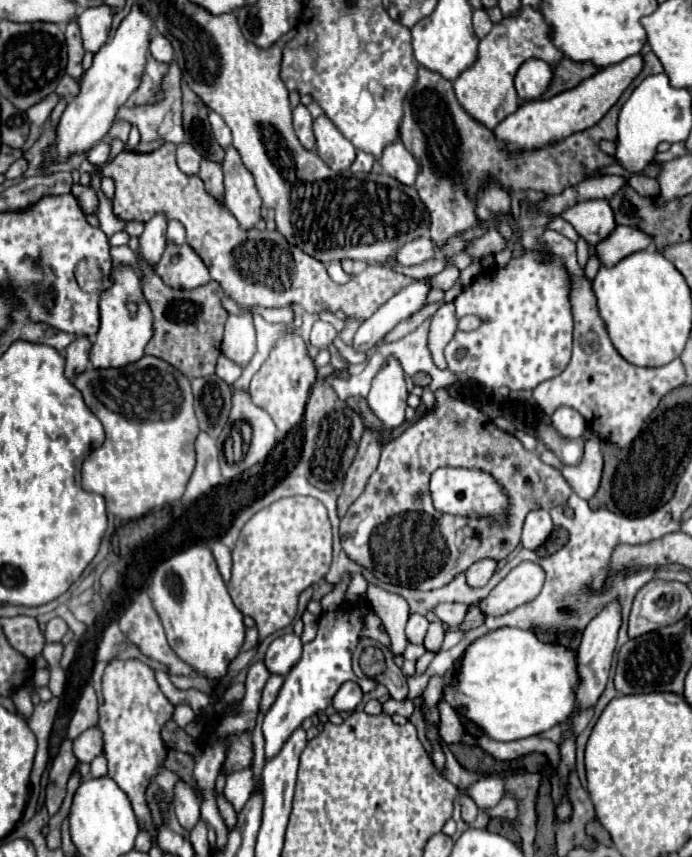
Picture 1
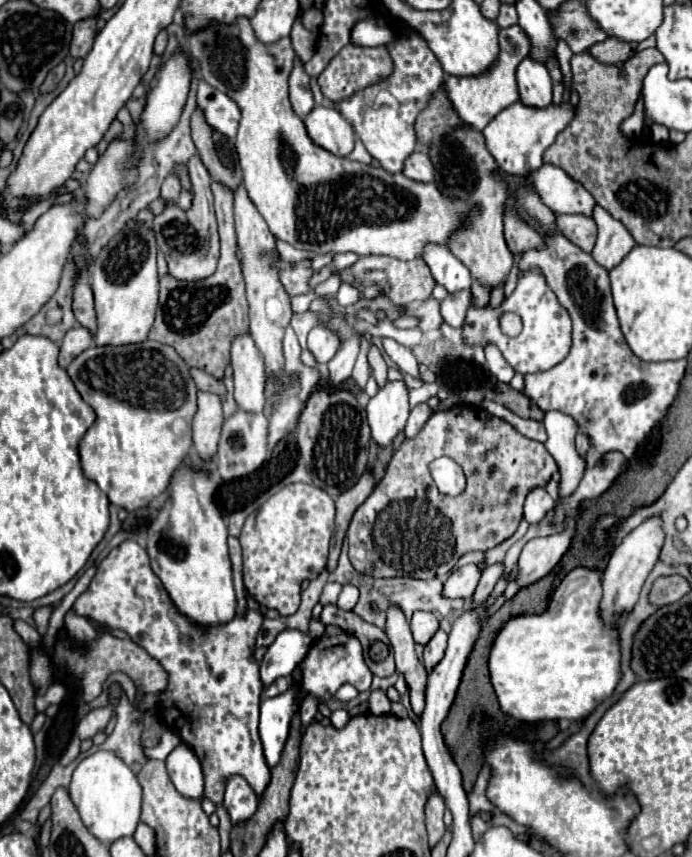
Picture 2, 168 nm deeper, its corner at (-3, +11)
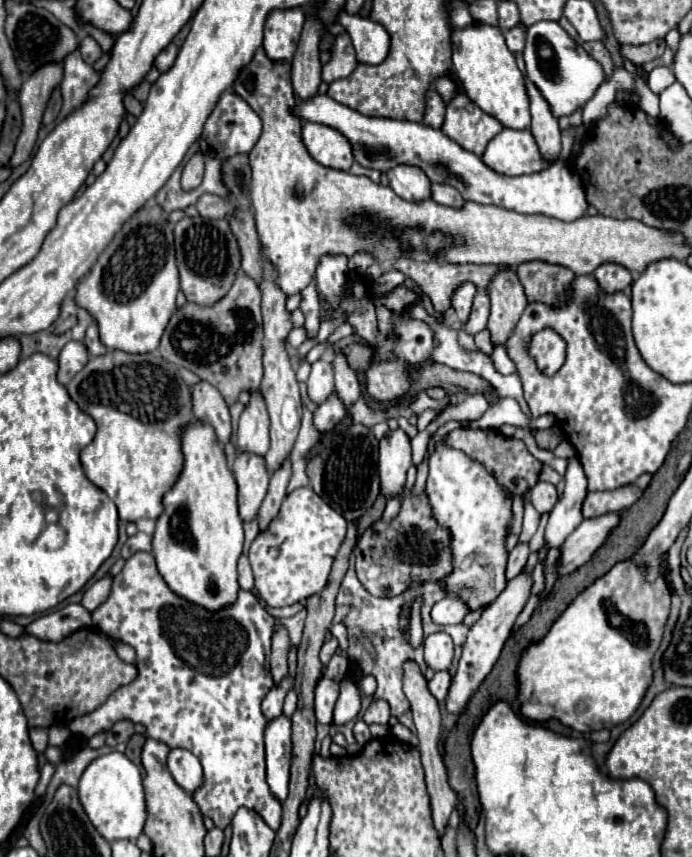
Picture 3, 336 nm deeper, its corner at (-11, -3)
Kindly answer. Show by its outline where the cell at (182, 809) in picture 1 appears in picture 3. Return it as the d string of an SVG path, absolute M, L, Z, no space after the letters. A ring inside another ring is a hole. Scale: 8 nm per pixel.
M175 747L167 755L167 767L173 775L173 779L187 791L193 793L203 783L203 769L199 759L181 747Z

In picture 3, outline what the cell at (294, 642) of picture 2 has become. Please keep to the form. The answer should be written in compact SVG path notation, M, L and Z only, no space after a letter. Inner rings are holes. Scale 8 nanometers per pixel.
M287 677L287 679L283 679L283 683L279 687L273 687L267 693L267 697L263 699L261 709L263 709L263 715L265 715L267 721L273 721L283 713L283 699L285 699L289 687L291 687L291 679Z

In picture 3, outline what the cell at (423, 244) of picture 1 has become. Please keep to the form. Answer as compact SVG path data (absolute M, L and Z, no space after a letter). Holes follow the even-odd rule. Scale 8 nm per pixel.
M463 283L463 287L455 289L453 295L453 309L461 321L461 325L467 323L469 313L471 313L471 305L473 305L473 297L475 297L475 285L473 283Z

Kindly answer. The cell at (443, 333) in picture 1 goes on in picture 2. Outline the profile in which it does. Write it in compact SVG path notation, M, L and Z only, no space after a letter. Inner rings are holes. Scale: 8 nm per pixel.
M457 291L447 295L441 301L441 317L447 325L451 327L461 327L465 321L465 311L467 311L467 301L471 299L471 291Z

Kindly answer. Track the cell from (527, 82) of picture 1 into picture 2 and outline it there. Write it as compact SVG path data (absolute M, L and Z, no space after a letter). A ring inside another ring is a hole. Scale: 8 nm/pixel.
M525 57L517 67L519 95L525 105L543 107L551 103L551 75L547 67L533 57Z

